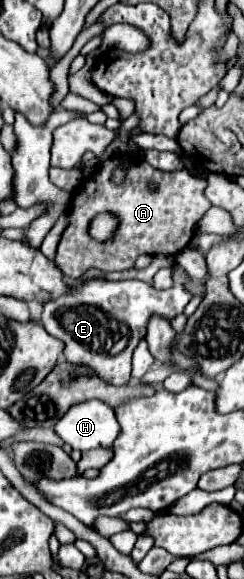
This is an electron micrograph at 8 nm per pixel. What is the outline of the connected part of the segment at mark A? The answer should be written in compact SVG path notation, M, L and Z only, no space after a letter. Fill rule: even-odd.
M111 156L105 162L101 162L97 172L91 174L73 192L69 224L61 234L61 244L57 246L57 256L55 256L59 270L73 280L77 280L89 268L97 268L101 272L133 268L133 262L139 254L155 256L155 254L181 252L191 242L197 222L211 208L211 202L203 194L203 190L207 188L205 178L193 176L187 170L161 172L151 164L147 164L143 158L135 160L135 156L127 160L129 166L123 184L111 182L113 170L119 168L123 156ZM149 182L155 182L159 190L153 192L147 186ZM101 212L109 212L117 216L119 222L115 234L105 242L97 242L95 238L89 236L91 220Z

